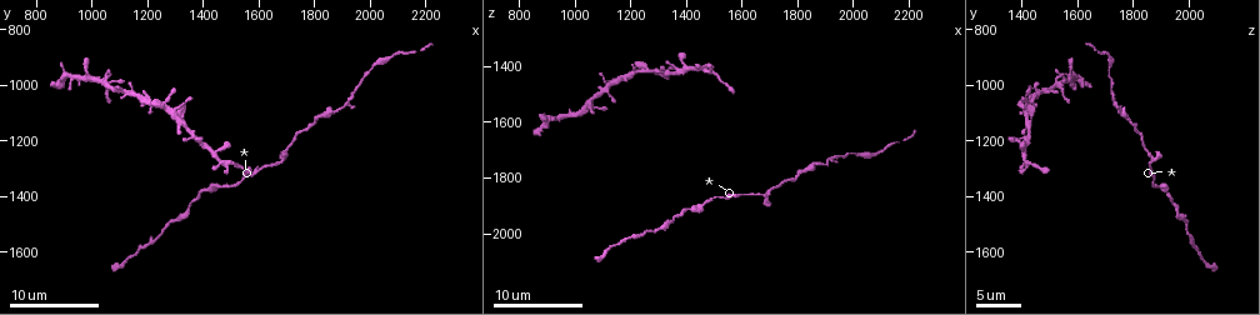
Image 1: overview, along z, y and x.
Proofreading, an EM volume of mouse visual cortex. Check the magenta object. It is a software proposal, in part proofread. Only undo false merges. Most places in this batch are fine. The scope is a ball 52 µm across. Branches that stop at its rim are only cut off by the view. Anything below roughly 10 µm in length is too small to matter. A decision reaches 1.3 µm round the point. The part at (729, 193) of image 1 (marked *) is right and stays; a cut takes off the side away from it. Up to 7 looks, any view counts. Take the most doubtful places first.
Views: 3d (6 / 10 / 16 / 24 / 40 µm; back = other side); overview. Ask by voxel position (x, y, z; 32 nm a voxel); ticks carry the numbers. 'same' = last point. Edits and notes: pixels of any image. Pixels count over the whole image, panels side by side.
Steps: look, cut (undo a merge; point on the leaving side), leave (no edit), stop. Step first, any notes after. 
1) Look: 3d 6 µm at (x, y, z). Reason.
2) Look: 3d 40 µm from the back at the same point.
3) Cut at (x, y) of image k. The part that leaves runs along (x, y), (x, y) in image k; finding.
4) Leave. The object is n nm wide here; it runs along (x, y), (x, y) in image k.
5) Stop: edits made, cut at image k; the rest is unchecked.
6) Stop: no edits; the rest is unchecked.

Look: 3d 10 µm at (1860, 1090, 1750). Calibre changes.

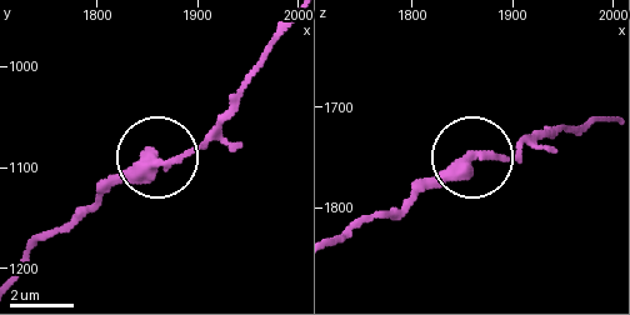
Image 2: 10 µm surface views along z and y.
Leave. It runs along (26, 258), (146, 161), (188, 155), (233, 115) in image 2; one cell here.

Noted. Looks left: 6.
Look: 3d 6 µm at (1390, 1370, 1910). Thick turns thin.

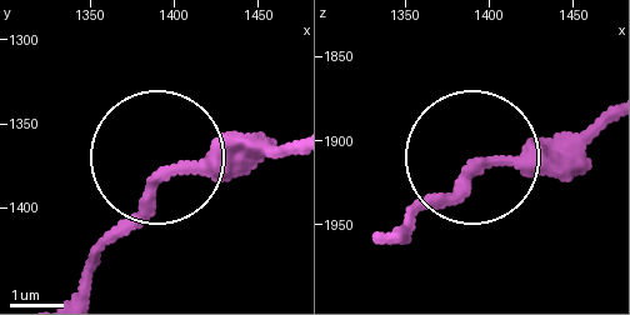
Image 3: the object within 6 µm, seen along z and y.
Leave. All the same cell.

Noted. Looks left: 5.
Look: 3d 10 µm at (1590, 1300, 1870).

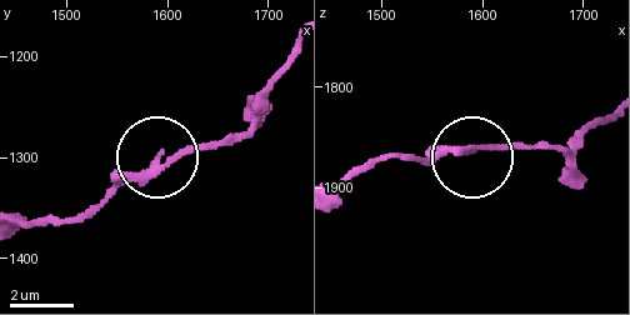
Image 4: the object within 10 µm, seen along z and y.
Look: 3d 10 µm from the back at (1600, 1304, 1860). Other side.

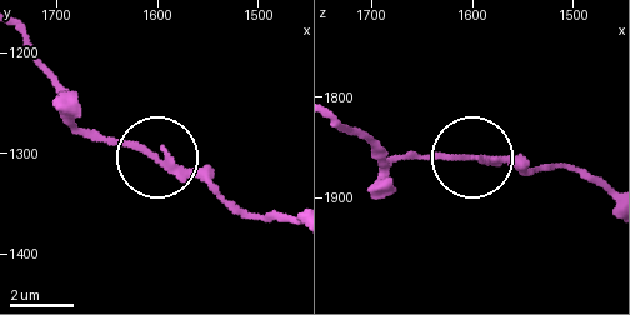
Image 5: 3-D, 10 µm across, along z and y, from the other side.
Leave. It runs along (200, 171), (179, 171), (85, 134) in image 5; continuous, no second cell.

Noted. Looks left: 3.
Stop: no edits; the rest is unchecked.

